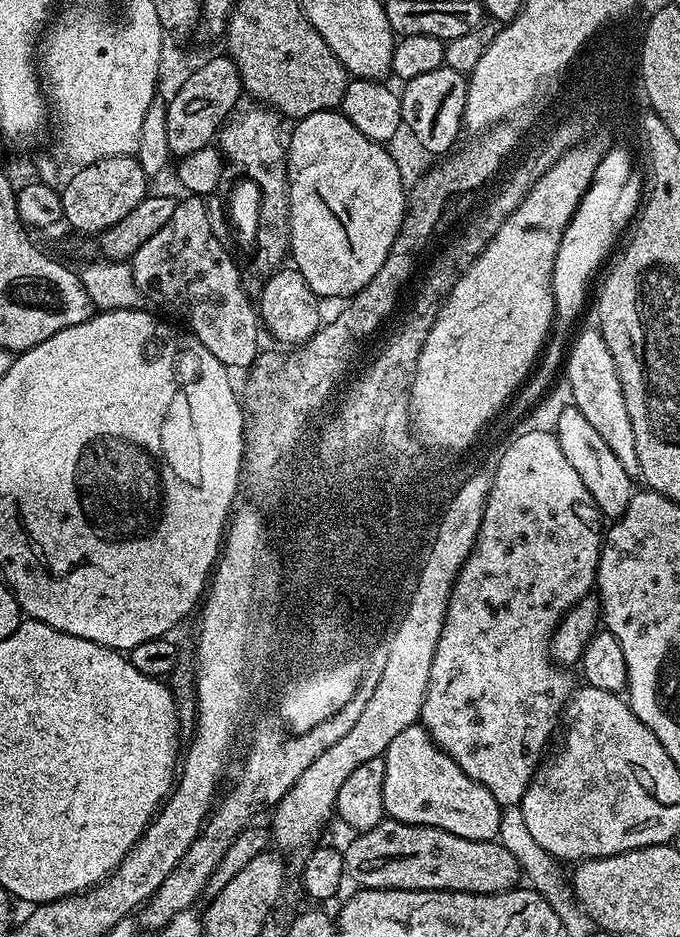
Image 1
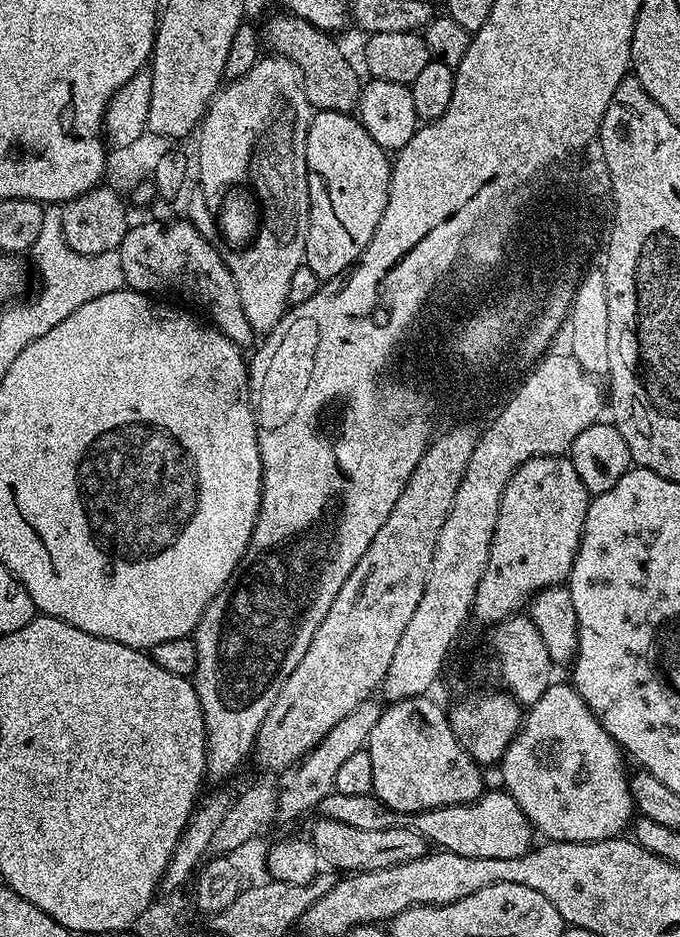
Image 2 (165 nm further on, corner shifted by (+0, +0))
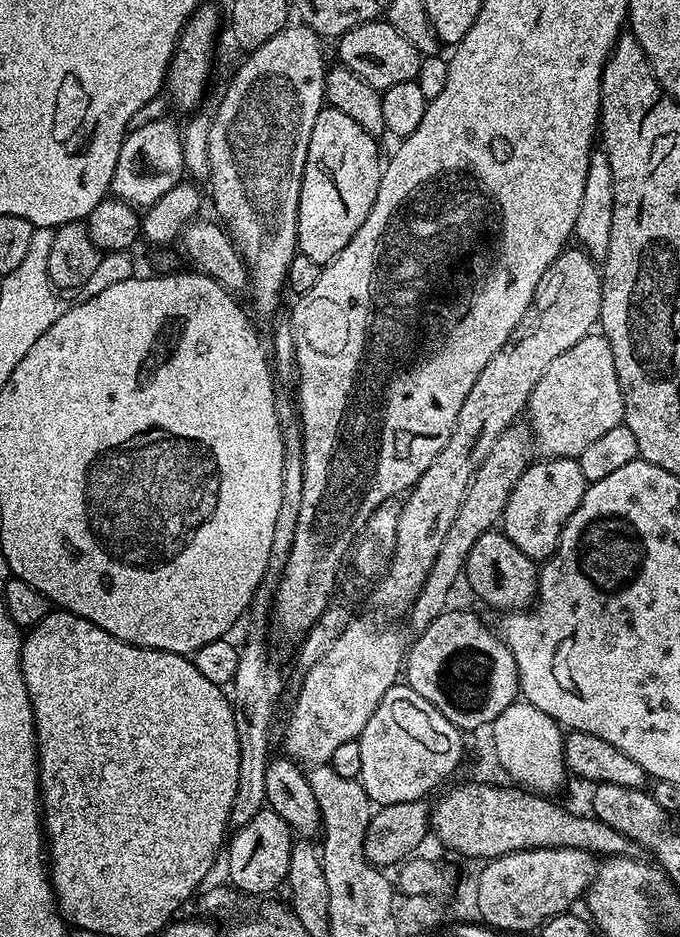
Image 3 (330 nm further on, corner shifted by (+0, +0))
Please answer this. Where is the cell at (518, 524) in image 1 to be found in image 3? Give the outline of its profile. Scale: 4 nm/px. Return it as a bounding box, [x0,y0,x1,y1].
[502,458,586,562]

